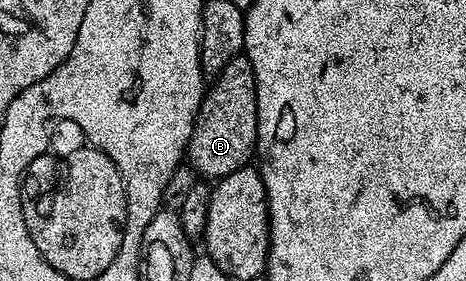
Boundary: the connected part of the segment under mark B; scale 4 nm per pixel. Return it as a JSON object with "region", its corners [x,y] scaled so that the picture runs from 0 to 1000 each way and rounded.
{"region":[[[532,206],[494,214],[457,295],[429,359],[421,441],[399,512],[399,580],[403,566],[438,644],[481,637],[526,591],[543,562],[549,516],[549,292]]]}

